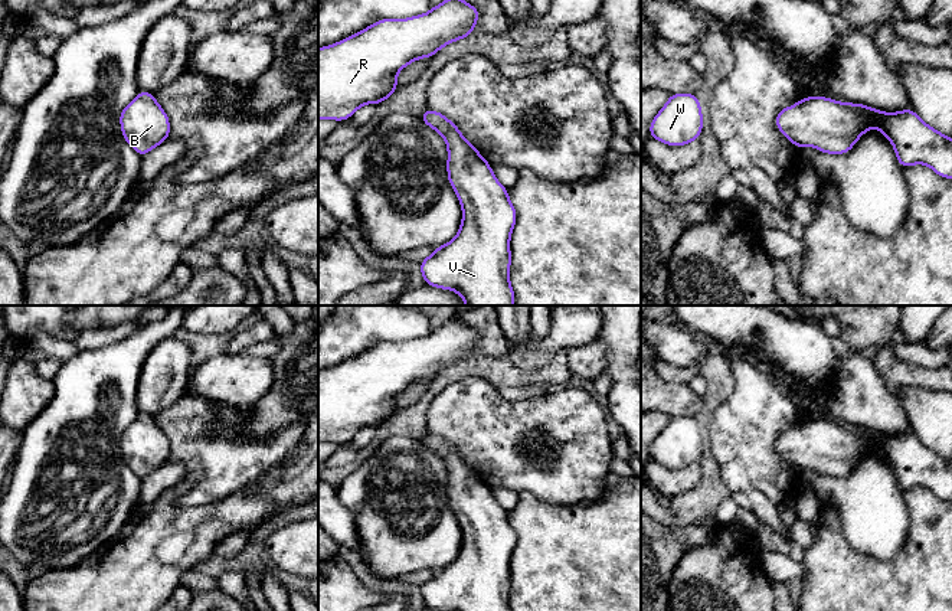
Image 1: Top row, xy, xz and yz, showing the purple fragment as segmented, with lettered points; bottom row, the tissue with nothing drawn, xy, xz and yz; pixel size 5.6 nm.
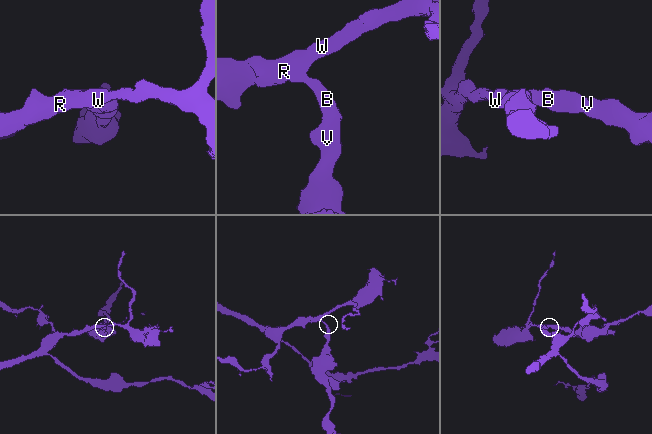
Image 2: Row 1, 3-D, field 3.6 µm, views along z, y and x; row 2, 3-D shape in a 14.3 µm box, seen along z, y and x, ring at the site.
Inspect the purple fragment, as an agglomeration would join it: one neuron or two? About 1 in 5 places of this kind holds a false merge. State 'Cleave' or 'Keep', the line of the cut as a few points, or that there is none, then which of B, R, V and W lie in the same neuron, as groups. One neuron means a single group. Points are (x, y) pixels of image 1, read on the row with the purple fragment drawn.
Keep. No split. Groups: B R V W

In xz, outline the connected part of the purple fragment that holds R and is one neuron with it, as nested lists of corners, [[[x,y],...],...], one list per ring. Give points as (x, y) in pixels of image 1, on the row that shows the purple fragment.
[[[444,0],[421,16],[380,19],[369,27],[318,49],[318,118],[349,120],[362,105],[392,97],[399,88],[396,75],[409,63],[432,58],[441,48],[468,37],[480,12],[465,0]]]

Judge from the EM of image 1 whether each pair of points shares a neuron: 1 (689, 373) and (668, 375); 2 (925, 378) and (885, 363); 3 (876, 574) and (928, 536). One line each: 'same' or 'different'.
1: same
2: same
3: same

